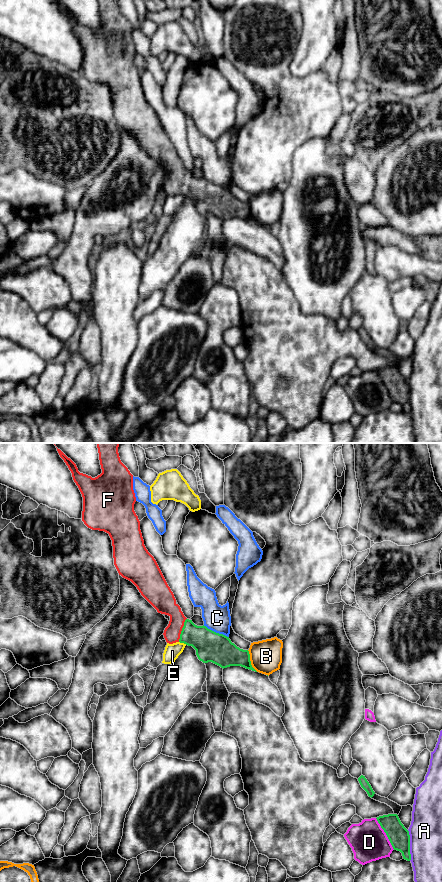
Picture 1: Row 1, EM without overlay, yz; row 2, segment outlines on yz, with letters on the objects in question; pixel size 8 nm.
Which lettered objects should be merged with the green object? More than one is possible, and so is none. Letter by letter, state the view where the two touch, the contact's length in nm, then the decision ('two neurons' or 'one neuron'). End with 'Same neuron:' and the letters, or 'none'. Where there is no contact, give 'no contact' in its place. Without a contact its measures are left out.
A: yz | 240 nm | two neurons
B: yz | 190 nm | two neurons
C: yz | 220 nm | two neurons
D: yz | 300 nm | two neurons
E: yz | 70 nm | two neurons
F: yz | 200 nm | one neuron
Same neuron: F

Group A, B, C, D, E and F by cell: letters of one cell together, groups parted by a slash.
A / B / C / D / E / F

